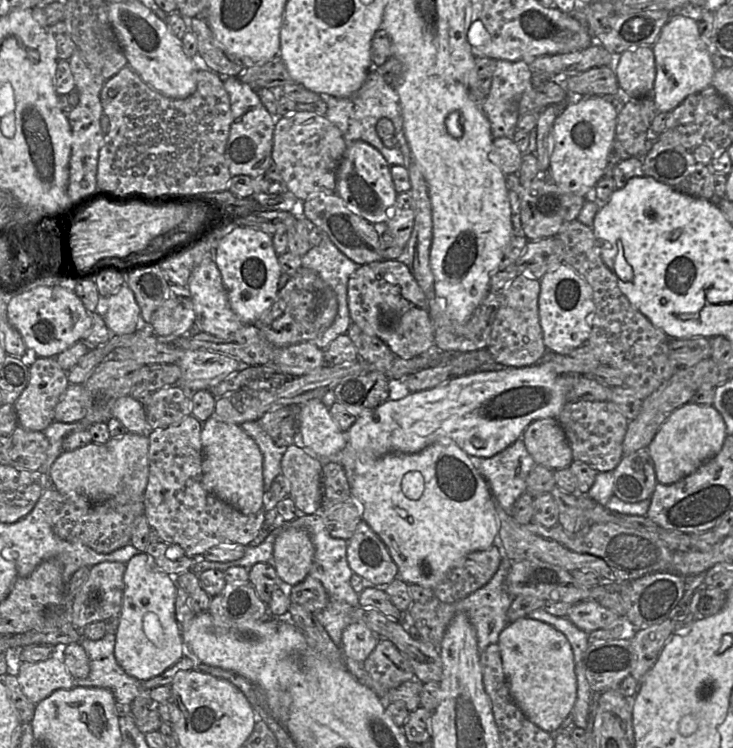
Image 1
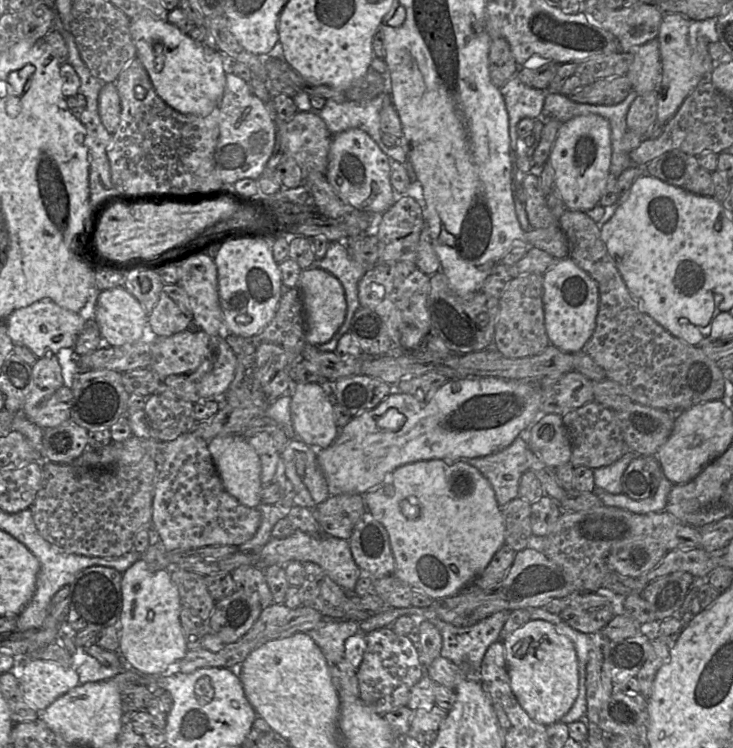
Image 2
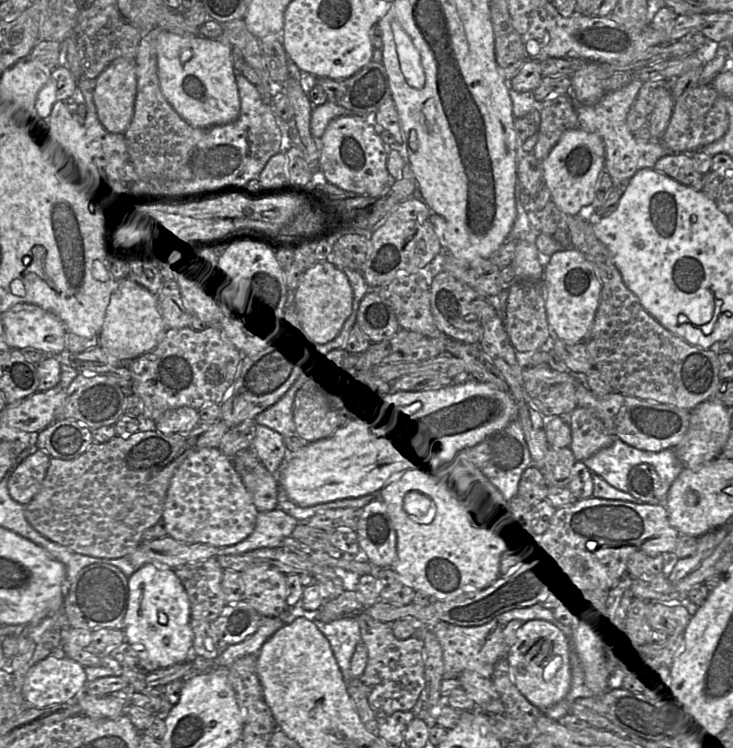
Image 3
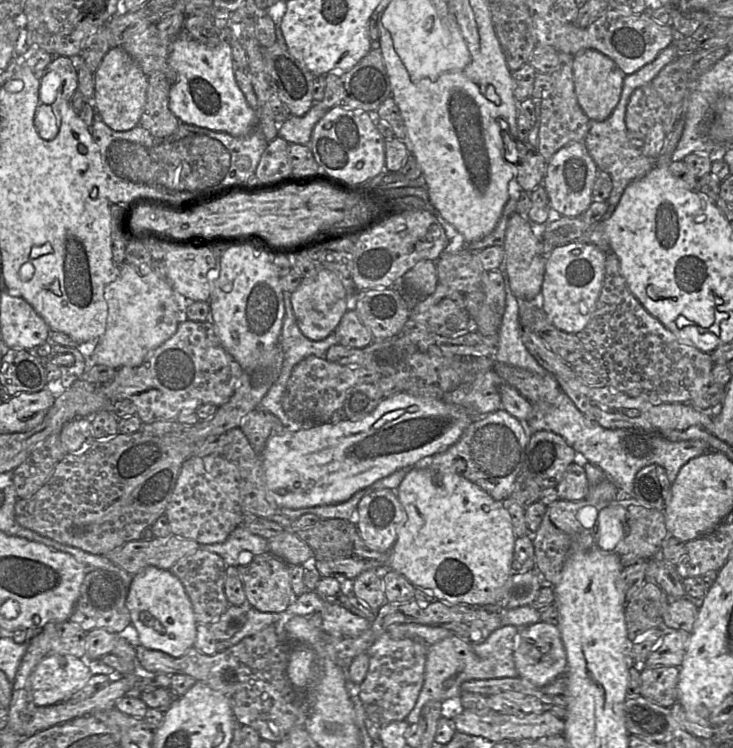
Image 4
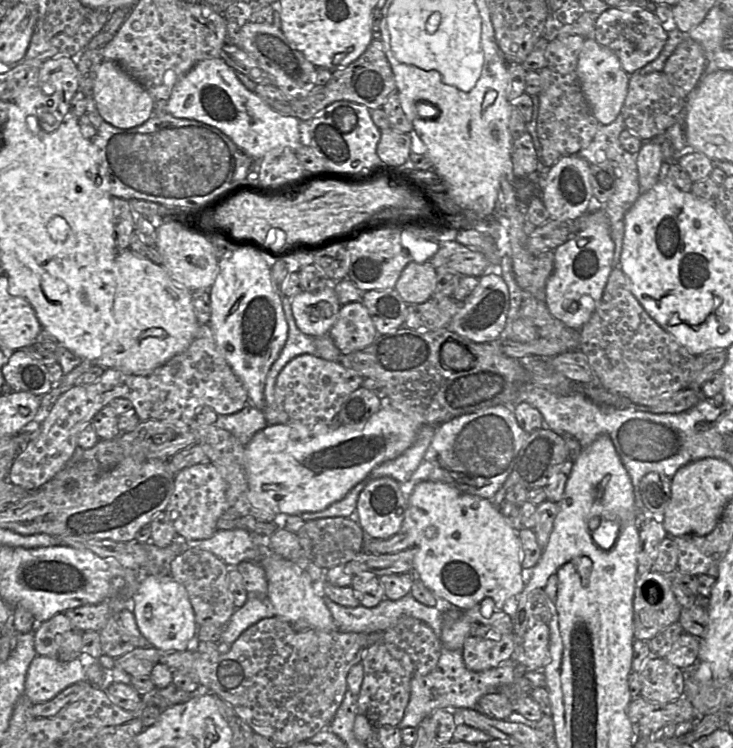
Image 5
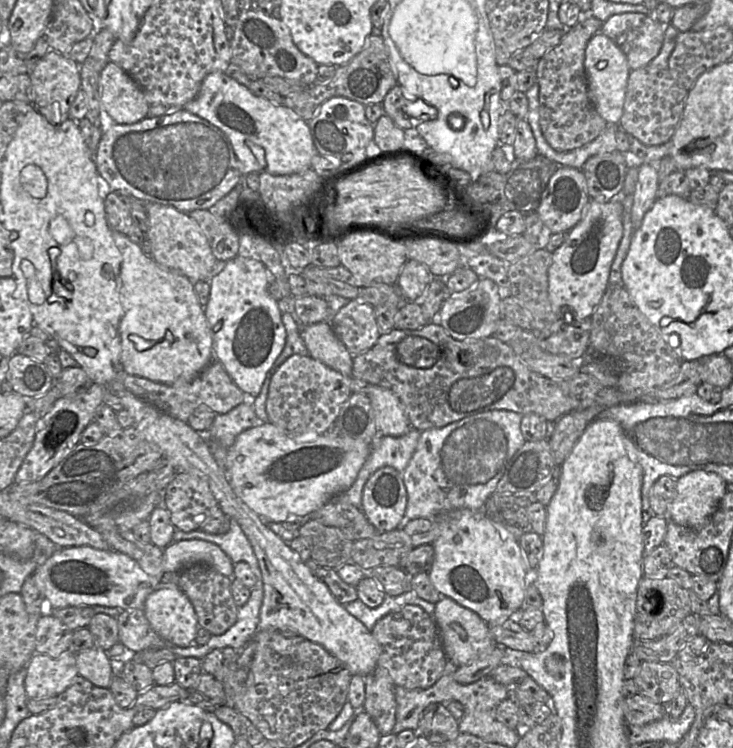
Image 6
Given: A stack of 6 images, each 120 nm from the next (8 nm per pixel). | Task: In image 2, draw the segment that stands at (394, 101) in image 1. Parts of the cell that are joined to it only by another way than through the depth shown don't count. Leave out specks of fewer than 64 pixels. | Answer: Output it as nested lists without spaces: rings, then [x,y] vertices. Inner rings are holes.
[[[381,93],[366,103],[326,100],[324,107],[317,114],[332,135],[351,128],[359,128],[369,134],[389,158],[403,164],[406,162],[406,155],[402,147],[388,147],[381,137],[380,112],[389,95],[389,93]]]

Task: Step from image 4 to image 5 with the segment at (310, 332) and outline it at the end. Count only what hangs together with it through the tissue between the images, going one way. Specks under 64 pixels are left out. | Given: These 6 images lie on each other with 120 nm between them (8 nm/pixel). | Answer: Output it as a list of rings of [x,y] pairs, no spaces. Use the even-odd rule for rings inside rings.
[[[333,283],[318,292],[302,291],[292,297],[296,324],[304,334],[311,337],[320,337],[330,332],[341,306]]]

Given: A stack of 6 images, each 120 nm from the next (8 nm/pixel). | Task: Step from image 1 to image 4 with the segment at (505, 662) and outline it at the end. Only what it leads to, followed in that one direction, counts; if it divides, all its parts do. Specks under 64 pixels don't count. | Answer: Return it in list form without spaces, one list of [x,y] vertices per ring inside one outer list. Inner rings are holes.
[[[538,622],[521,628],[513,650],[513,660],[518,677],[525,678],[540,688],[563,676],[567,668],[567,657],[558,627]]]

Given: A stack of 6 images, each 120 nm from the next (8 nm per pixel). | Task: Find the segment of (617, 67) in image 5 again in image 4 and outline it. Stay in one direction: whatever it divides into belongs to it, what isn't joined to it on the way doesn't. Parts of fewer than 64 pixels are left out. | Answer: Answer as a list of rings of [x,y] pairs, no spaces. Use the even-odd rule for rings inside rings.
[[[593,49],[574,56],[573,78],[578,103],[585,115],[593,121],[604,121],[617,106],[626,74],[609,57]]]

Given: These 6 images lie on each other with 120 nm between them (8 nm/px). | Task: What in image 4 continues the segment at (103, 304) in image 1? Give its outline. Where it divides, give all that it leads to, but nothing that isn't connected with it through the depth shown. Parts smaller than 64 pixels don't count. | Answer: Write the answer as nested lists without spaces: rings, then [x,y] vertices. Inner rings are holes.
[[[124,262],[120,266],[118,266],[118,277],[105,288],[104,296],[108,306],[106,331],[103,336],[98,339],[96,348],[94,349],[92,355],[89,358],[89,365],[106,365],[116,370],[121,367],[139,366],[155,349],[157,349],[160,345],[162,345],[165,341],[167,341],[175,334],[179,323],[182,319],[184,319],[182,307],[184,300],[175,292],[169,280],[159,277],[155,272],[151,272],[147,275],[141,275],[135,266],[127,262]]]

